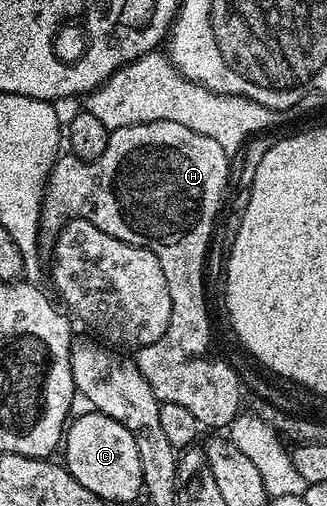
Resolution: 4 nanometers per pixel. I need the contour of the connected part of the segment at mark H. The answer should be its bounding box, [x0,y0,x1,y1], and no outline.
[40,122,242,431]

